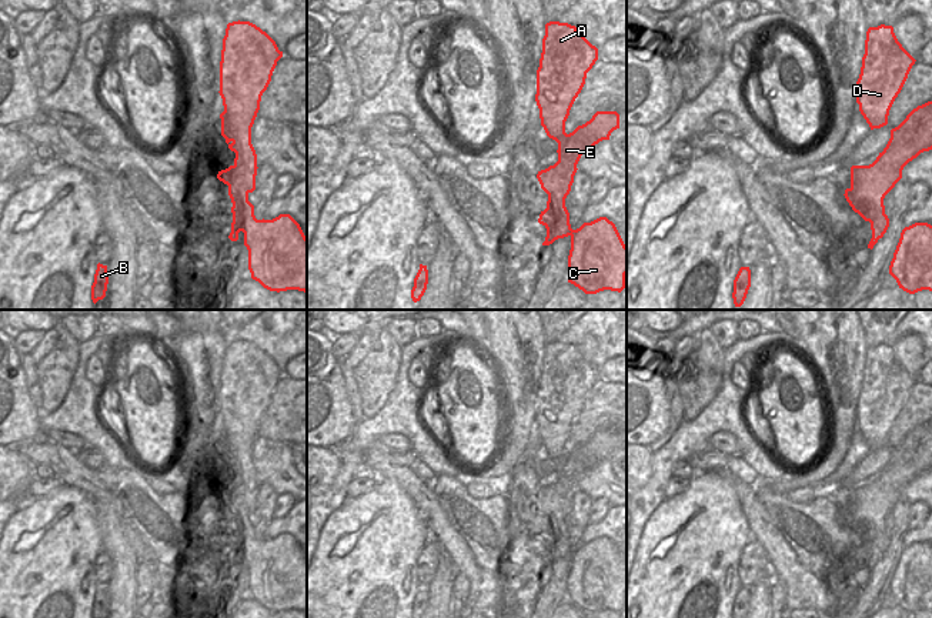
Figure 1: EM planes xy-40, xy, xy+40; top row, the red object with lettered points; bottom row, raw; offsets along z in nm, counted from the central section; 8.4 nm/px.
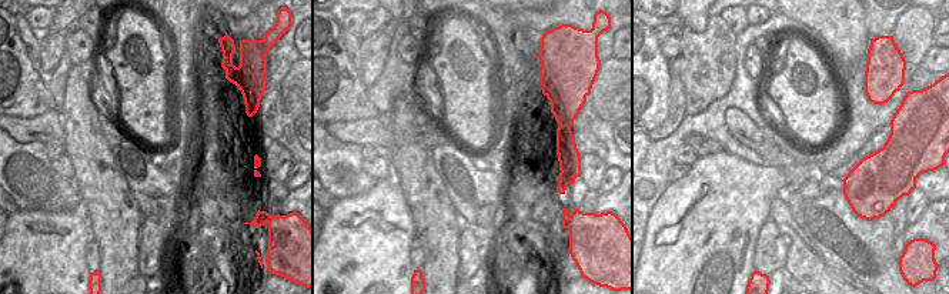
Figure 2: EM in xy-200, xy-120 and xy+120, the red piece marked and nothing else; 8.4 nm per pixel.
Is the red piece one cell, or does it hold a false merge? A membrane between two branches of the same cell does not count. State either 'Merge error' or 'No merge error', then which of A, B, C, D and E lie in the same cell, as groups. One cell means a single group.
No merge error. Groups: A B C D E.

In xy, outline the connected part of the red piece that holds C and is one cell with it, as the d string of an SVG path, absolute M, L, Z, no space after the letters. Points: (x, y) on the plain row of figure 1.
M559 341L545 344L535 421L541 445L558 462L558 481L537 494L541 508L548 514L547 528L541 531L538 542L547 548L542 565L571 557L568 602L585 614L604 609L621 612L627 595L627 565L615 544L599 537L572 549L565 527L581 475L599 461L609 460L611 452L619 448L617 431L597 431L589 441L565 452L569 430L597 380L598 368L575 345Z

